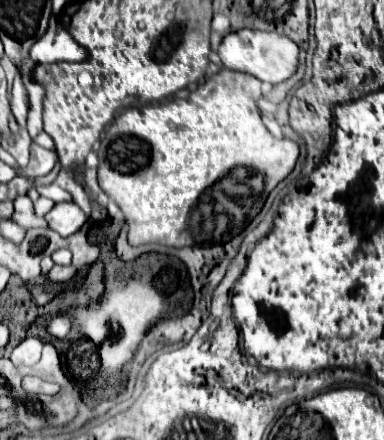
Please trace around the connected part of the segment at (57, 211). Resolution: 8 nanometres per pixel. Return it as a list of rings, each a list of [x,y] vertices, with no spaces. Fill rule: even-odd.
[[[60,202],[48,214],[44,214],[48,228],[56,230],[60,236],[70,236],[78,232],[90,218],[74,204],[74,202]]]

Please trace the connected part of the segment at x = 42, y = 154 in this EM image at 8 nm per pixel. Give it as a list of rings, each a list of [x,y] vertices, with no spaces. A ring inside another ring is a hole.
[[[32,144],[32,158],[30,158],[30,164],[24,168],[24,174],[30,174],[30,176],[48,174],[54,168],[54,162],[56,162],[56,154],[52,150]]]

